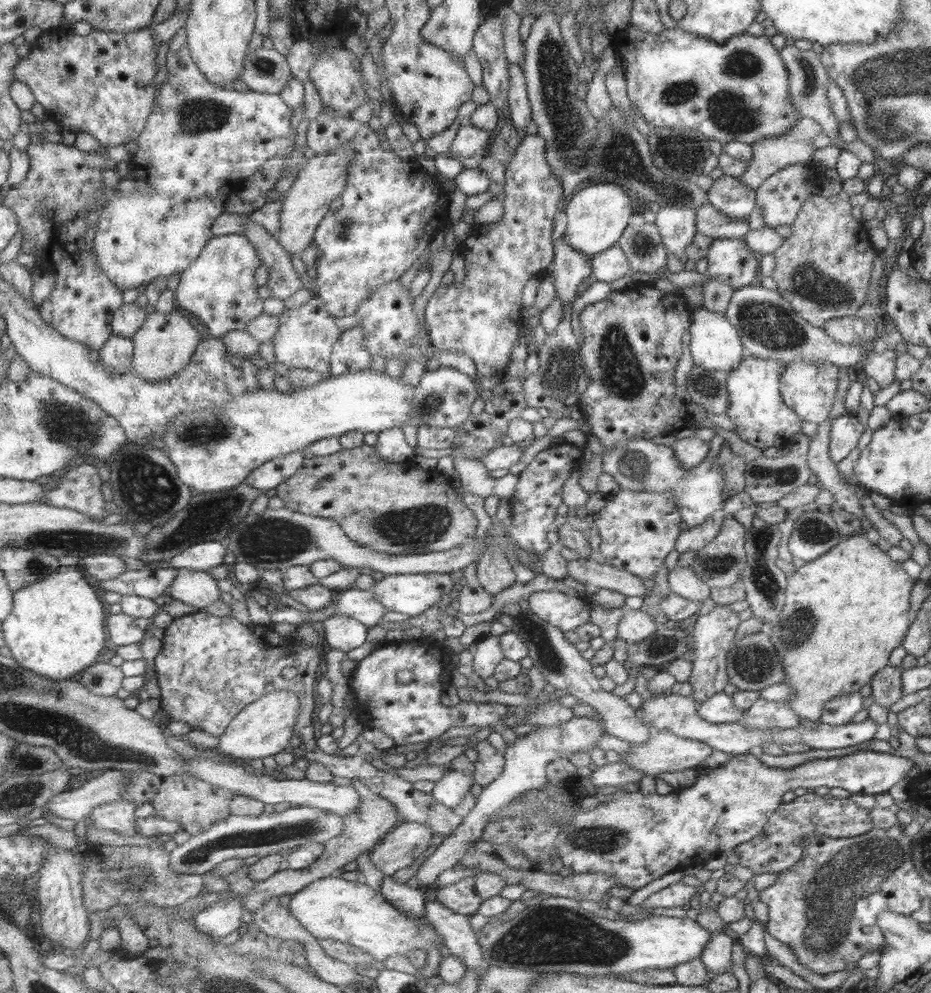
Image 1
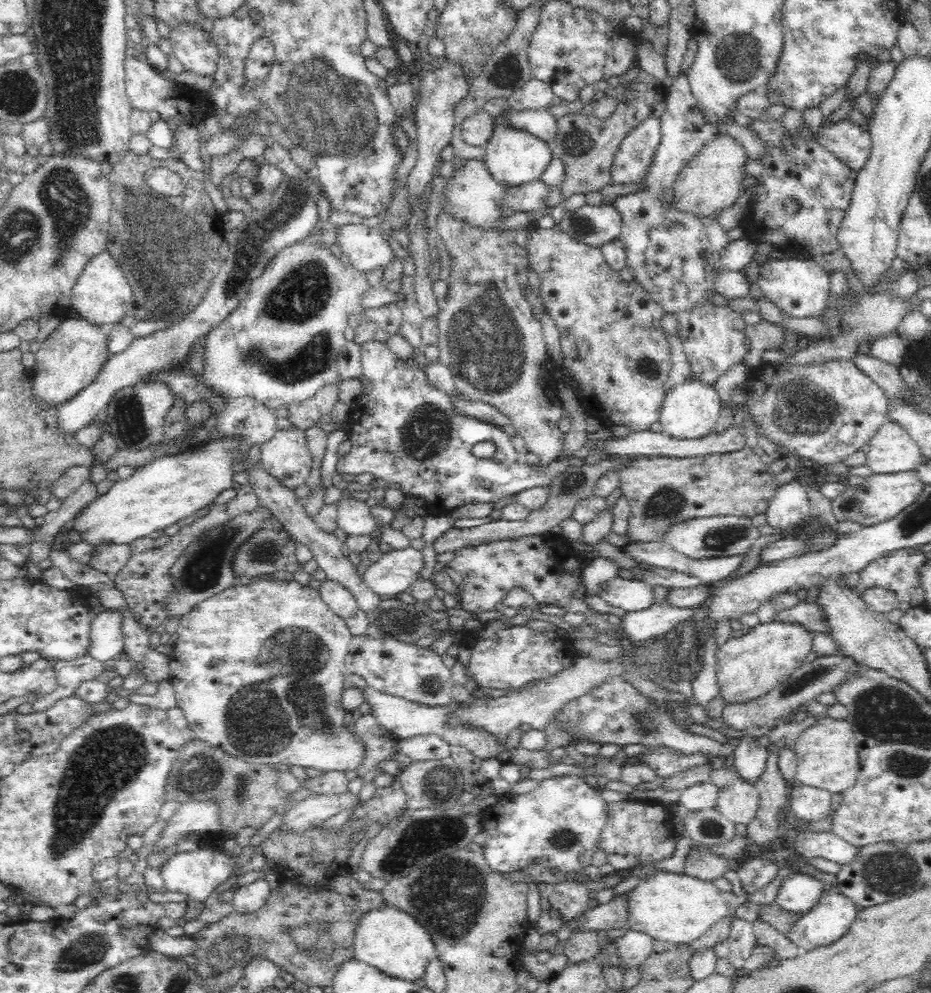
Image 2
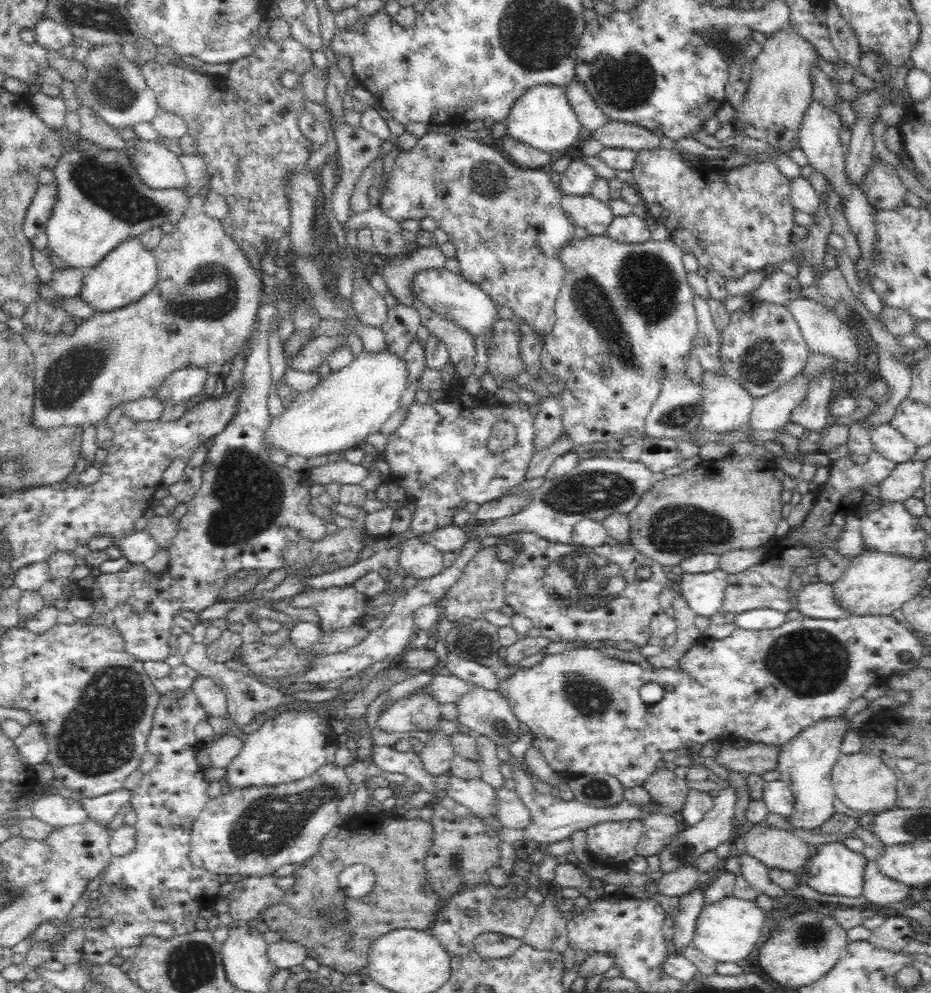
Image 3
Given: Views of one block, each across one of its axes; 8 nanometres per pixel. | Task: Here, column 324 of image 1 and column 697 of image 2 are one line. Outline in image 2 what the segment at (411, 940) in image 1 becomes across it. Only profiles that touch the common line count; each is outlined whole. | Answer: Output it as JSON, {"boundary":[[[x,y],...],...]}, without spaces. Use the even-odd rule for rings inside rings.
{"boundary":[[[663,871],[657,872],[647,880],[638,882],[624,896],[626,896],[624,903],[627,906],[627,929],[647,934],[653,940],[676,944],[691,943],[700,938],[712,924],[735,913],[742,904],[748,902],[748,896],[736,896],[733,892],[723,892],[713,882],[700,881],[684,873]]]}

